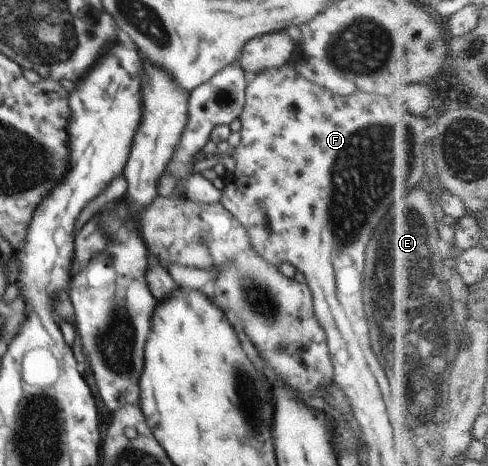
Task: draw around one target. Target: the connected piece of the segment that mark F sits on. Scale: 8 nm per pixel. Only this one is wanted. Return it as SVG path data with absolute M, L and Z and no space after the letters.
M286 65L281 68L272 68L262 70L259 74L249 77L245 89L246 103L239 117L241 121L241 140L234 148L233 158L236 159L236 169L234 169L234 181L226 184L222 190L220 203L246 228L249 233L254 251L262 256L270 265L280 266L281 263L290 263L302 275L304 275L306 284L311 289L313 297L313 310L318 318L319 324L323 327L327 335L327 344L329 347L331 362L333 365L333 379L336 385L342 388L342 391L351 401L351 409L357 423L364 431L366 441L378 441L380 445L392 445L390 439L384 439L388 435L380 433L398 433L398 421L392 421L386 411L386 399L390 395L388 389L389 379L382 362L374 353L371 337L369 335L369 323L365 312L365 303L363 300L364 272L365 272L365 251L368 242L371 240L374 229L382 221L388 207L397 204L398 200L406 200L408 196L421 184L431 182L432 172L432 153L430 150L430 140L434 131L427 115L419 116L410 111L393 109L386 96L380 94L370 94L369 92L356 92L347 96L341 96L330 90L311 82L303 75L300 75L295 69L288 68Z

